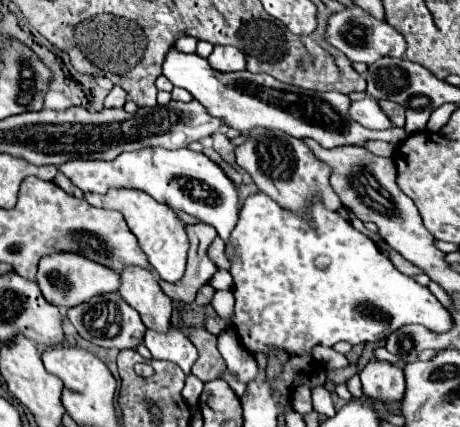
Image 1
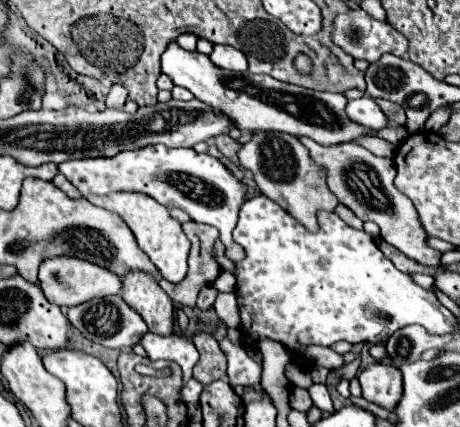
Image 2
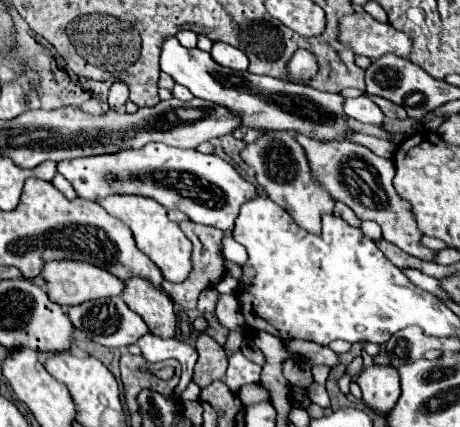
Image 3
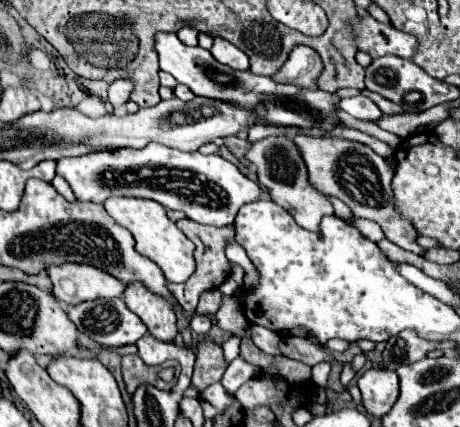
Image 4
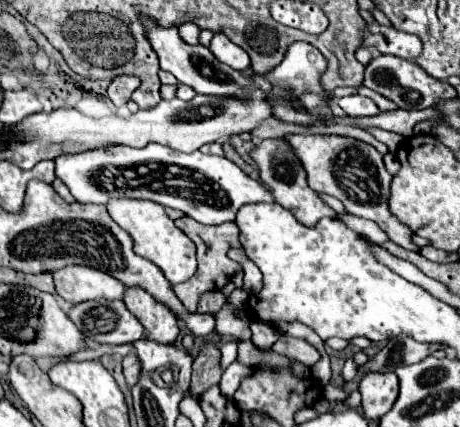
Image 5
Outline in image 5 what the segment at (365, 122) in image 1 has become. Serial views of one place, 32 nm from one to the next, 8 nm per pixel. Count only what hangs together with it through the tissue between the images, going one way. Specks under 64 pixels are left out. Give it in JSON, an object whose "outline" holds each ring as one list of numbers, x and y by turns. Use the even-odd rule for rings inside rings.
{"outline":[[360,94,338,98,338,104,348,116,374,116,380,112,380,108,374,104,374,100,360,96]]}

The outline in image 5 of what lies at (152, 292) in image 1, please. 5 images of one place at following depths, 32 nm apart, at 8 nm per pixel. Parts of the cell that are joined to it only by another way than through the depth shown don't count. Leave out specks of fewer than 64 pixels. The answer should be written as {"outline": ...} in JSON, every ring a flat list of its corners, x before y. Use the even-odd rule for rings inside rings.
{"outline":[[128,288,124,296,126,308,144,326,144,336,158,344,174,344,178,338,176,316,160,302,150,298,142,288]]}

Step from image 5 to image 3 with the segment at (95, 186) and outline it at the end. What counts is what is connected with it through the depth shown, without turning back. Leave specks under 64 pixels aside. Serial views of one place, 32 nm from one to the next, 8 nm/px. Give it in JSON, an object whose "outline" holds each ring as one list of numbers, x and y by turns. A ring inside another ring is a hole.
{"outline":[[146,144,140,150,120,150,116,154,98,154,98,156,86,156,86,158,74,158,74,160,62,160,58,162,58,172,72,184,78,198,84,200,104,200,110,194,134,194,134,196,146,196,156,202,160,202,168,210,182,210,192,222,216,226,224,232,232,232,234,220,238,216,238,210,244,202,254,200,258,196,258,188,244,180,238,170,224,162,220,156,214,154,200,154,198,150,180,150,170,148,164,144]]}

